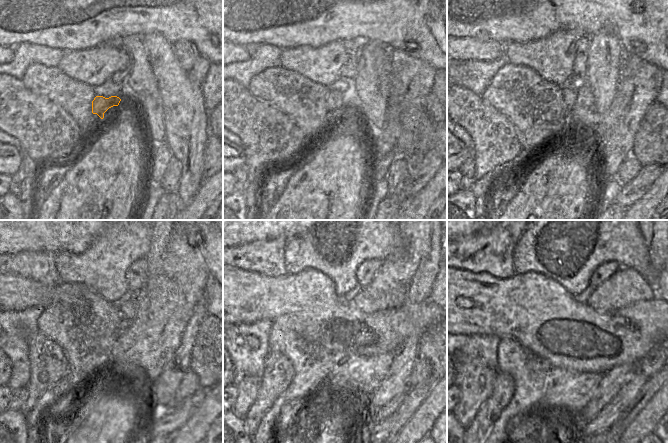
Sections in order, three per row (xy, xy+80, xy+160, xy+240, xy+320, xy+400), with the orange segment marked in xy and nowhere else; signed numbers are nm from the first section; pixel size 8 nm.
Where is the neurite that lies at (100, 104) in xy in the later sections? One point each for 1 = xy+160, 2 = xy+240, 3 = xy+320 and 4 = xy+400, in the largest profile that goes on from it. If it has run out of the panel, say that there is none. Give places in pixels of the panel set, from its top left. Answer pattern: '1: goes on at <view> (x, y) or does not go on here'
1: goes on at xy+160 (569, 96)
2: goes on at xy+240 (128, 309)
3: goes on at xy+320 (370, 300)
4: goes on at xy+400 (626, 286)

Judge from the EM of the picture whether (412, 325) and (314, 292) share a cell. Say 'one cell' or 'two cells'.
one cell

